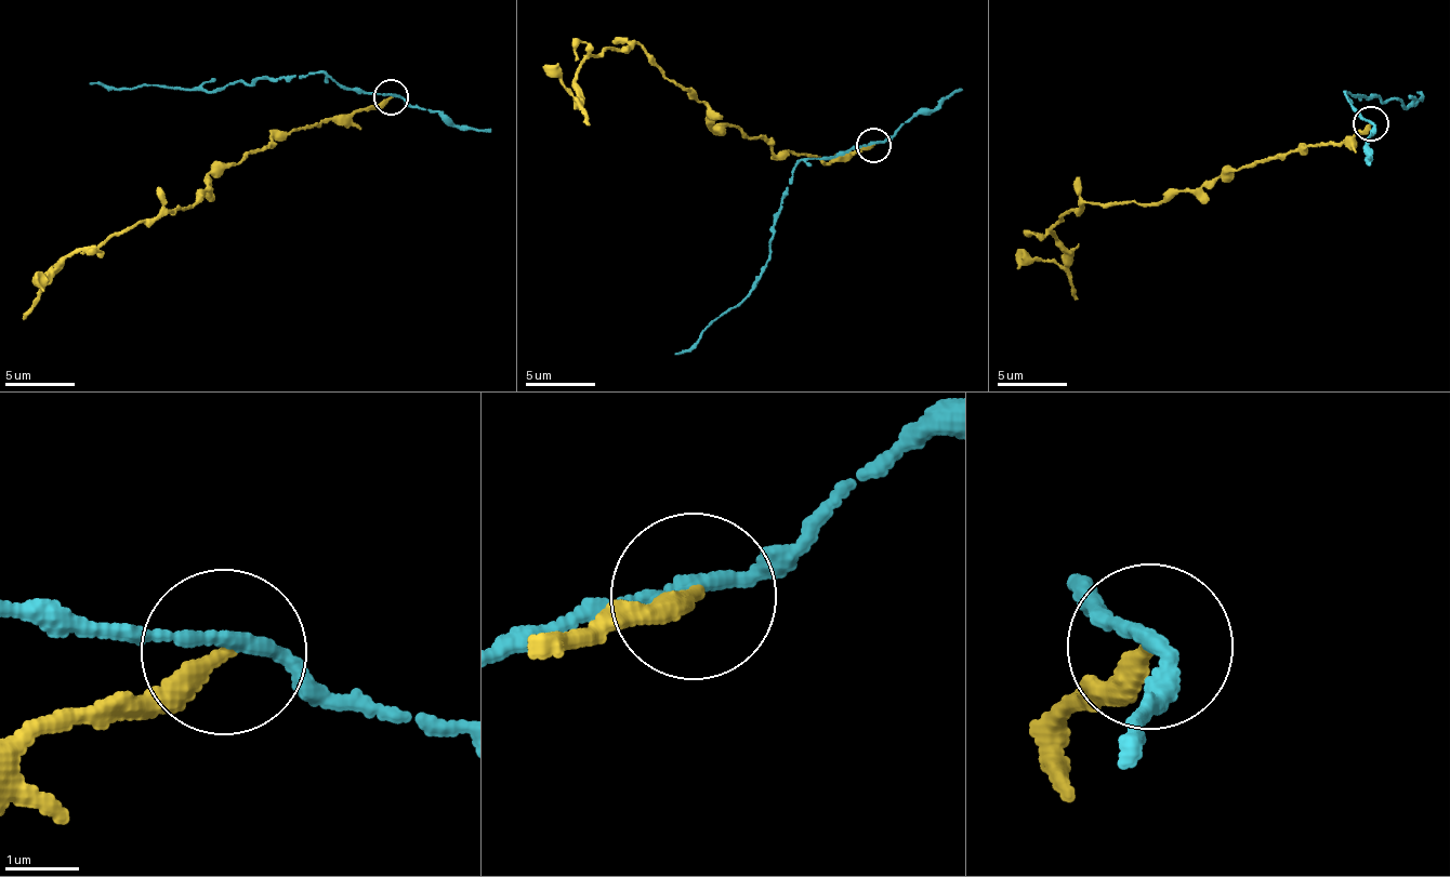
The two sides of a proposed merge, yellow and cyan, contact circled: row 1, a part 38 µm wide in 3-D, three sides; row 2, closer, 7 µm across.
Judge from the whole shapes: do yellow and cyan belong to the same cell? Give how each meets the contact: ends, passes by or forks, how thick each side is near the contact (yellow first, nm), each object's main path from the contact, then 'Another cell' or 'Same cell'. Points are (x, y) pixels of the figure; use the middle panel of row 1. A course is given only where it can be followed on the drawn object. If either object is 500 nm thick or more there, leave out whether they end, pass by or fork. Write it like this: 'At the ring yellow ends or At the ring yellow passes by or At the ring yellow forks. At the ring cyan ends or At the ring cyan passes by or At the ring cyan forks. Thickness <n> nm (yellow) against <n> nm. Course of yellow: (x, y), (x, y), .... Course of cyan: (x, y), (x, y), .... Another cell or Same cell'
At the ring yellow ends. At the ring cyan passes by. Thickness 240 nm (yellow) against 180 nm. Course of yellow: (872, 144), (830, 161), (770, 155), (739, 127), (714, 129), (637, 43), (588, 55), (572, 101), (544, 64). Course of cyan: (872, 144), (800, 162), (774, 227), (770, 255), (758, 281), (676, 355). Another cell

